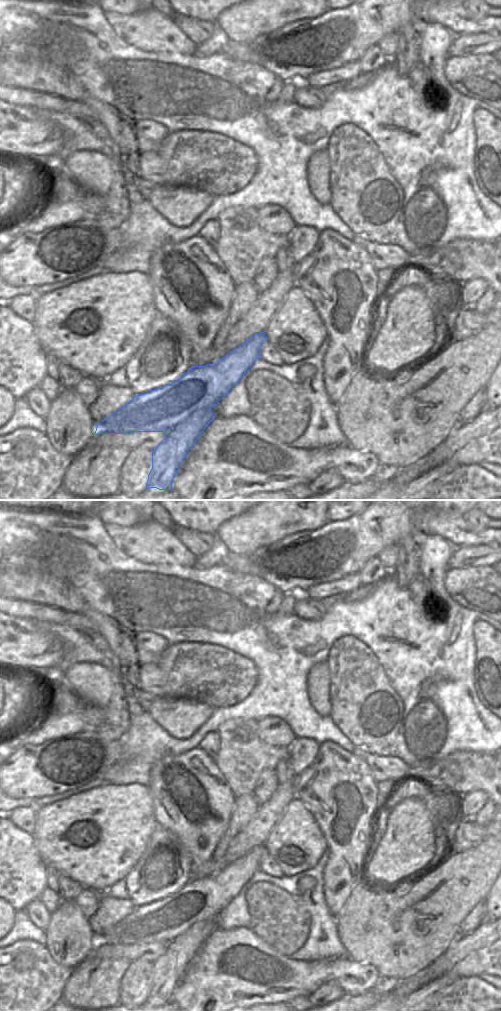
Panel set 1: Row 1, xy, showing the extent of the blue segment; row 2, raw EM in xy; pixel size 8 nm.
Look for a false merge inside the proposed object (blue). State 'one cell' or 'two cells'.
two cells

